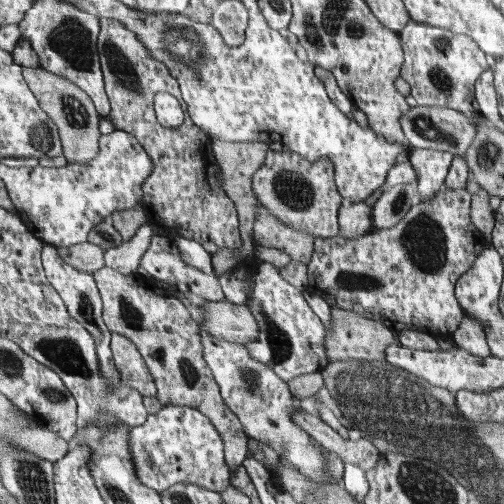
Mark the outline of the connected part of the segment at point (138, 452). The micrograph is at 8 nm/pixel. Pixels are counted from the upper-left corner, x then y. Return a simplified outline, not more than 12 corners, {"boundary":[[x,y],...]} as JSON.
{"boundary":[[165,405],[131,434],[150,489],[231,485],[225,442],[192,406]]}

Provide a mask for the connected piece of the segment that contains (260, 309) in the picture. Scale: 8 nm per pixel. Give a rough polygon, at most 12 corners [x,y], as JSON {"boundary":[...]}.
{"boundary":[[274,264],[256,271],[249,354],[287,382],[330,362],[327,330]]}

